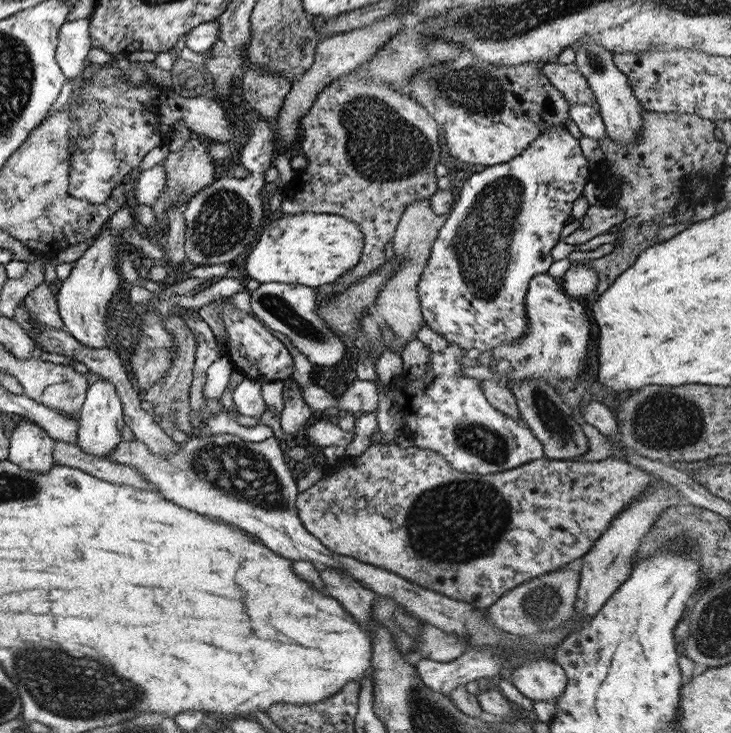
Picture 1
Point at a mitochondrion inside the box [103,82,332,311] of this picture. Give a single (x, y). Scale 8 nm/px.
(224, 221)

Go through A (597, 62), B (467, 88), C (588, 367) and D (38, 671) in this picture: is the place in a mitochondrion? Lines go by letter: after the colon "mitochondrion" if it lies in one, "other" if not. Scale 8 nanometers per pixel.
A: mitochondrion
B: mitochondrion
C: other
D: mitochondrion

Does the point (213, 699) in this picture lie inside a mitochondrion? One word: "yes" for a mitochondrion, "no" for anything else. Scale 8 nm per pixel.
no

